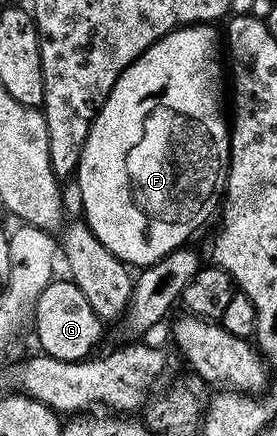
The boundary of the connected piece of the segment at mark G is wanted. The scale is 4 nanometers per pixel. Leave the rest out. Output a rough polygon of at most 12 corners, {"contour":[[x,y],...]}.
{"contour":[[71,279],[36,301],[39,352],[59,361],[93,356],[106,329]]}

